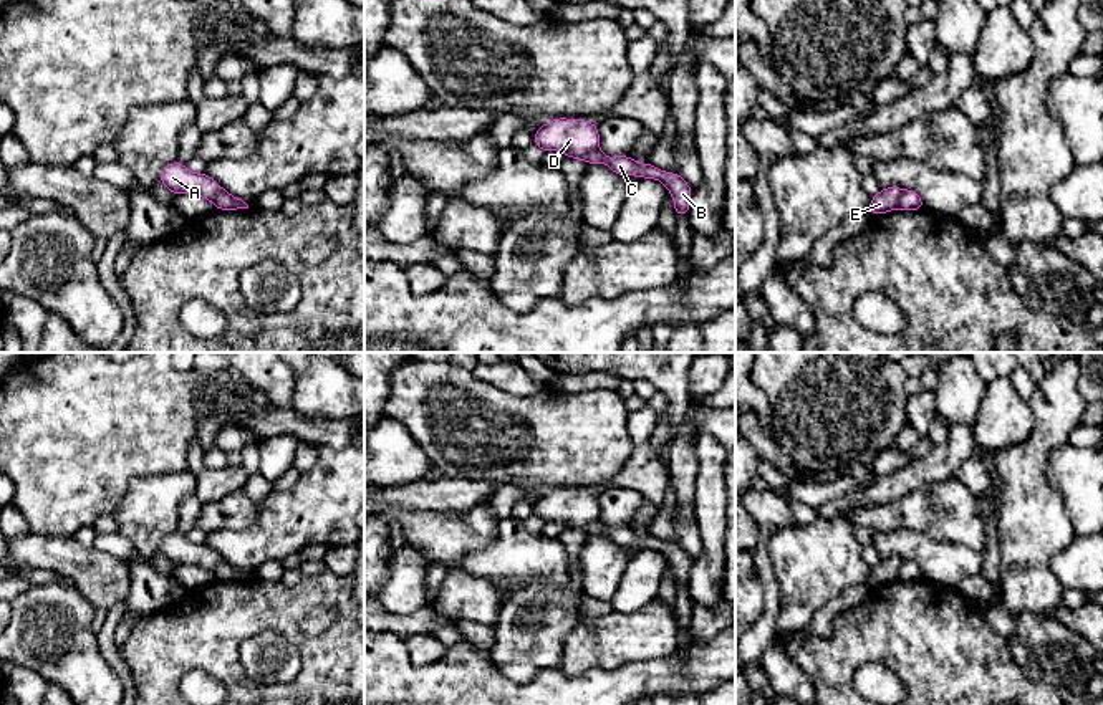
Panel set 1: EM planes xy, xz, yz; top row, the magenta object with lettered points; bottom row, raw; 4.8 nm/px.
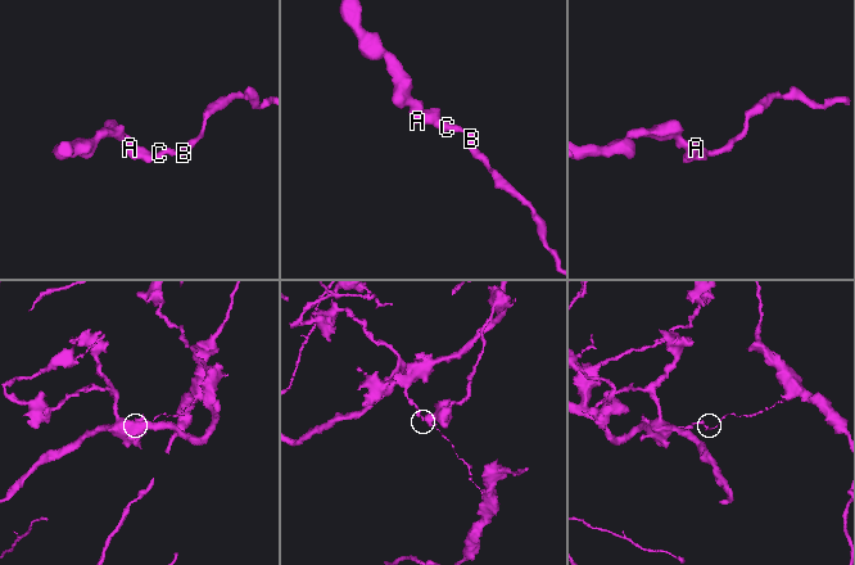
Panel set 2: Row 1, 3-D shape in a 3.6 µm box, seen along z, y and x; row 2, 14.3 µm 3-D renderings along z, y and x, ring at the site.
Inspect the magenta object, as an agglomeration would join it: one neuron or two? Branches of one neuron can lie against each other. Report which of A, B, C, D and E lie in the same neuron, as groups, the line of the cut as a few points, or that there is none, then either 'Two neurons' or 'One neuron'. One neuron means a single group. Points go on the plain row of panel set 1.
Groups: A D E / B C. Split along yz (903, 561), (898, 578). Two neurons

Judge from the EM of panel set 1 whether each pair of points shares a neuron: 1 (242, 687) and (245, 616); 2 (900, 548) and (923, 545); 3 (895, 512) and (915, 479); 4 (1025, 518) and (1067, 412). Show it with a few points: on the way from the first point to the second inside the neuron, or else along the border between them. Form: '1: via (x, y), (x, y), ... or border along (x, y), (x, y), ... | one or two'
1: via (229, 669), (229, 634) | one
2: via (905, 546), (918, 546) | one
3: border along (939, 482), (929, 482), (898, 498), (865, 507) | two
4: via (1030, 492), (1030, 457), (1045, 439) | one

